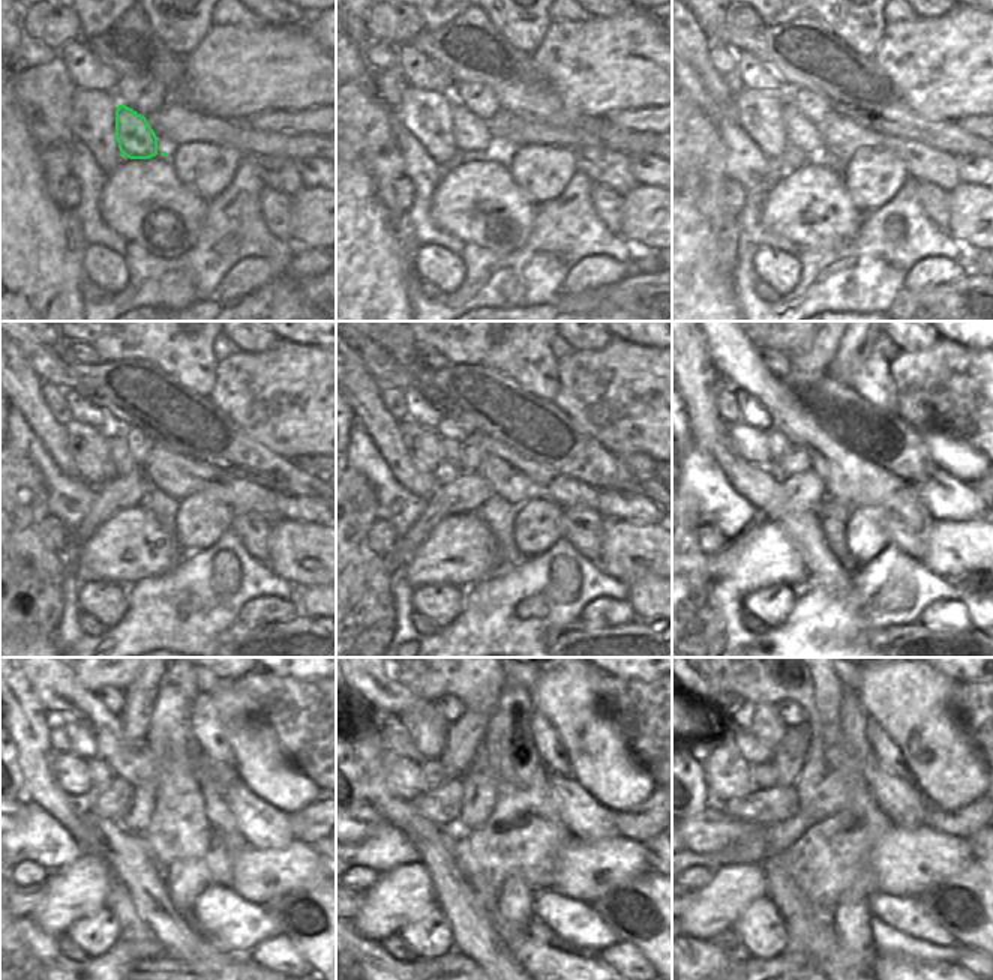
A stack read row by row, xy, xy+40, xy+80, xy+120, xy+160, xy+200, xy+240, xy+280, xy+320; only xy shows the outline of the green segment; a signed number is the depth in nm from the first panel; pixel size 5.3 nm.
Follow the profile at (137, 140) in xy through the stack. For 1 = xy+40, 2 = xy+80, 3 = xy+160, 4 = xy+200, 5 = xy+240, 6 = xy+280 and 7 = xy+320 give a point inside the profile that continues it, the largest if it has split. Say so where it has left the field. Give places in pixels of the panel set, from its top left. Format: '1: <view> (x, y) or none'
1: xy+40 (471, 135)
2: xy+80 (801, 132)
3: xy+160 (449, 441)
4: xy+200 (777, 440)
5: xy+240 (101, 773)
6: xy+280 (432, 770)
7: xy+320 (764, 776)

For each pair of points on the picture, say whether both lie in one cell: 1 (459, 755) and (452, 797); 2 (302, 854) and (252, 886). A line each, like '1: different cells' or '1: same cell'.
1: different cells
2: same cell

